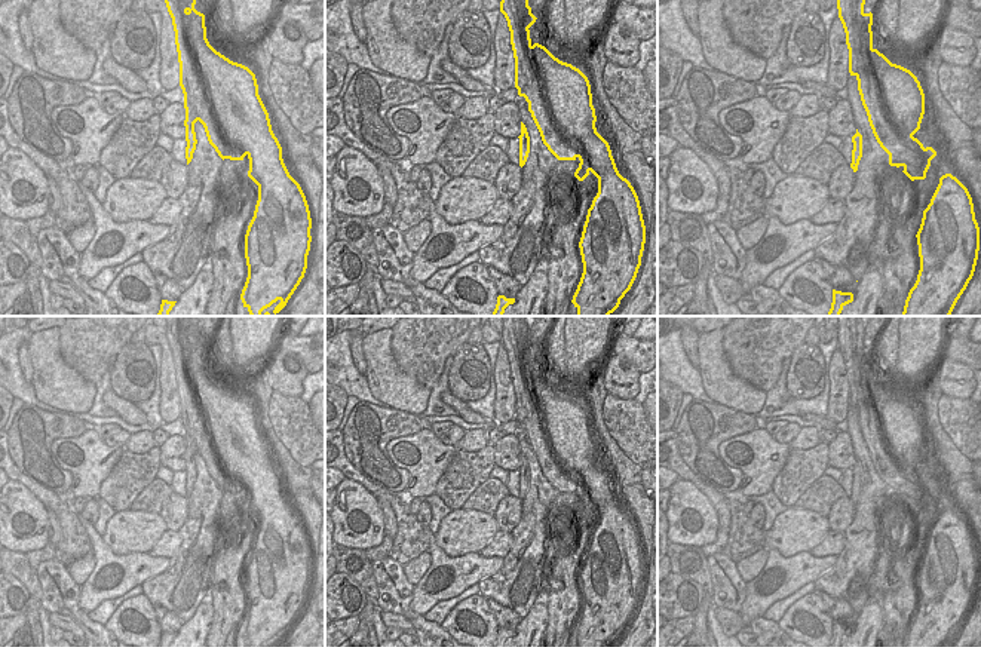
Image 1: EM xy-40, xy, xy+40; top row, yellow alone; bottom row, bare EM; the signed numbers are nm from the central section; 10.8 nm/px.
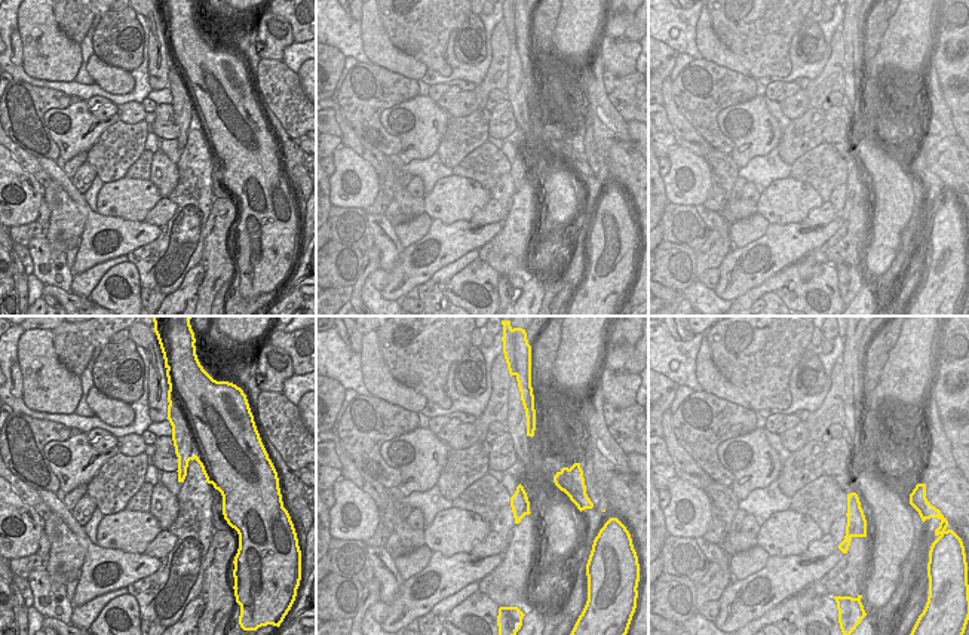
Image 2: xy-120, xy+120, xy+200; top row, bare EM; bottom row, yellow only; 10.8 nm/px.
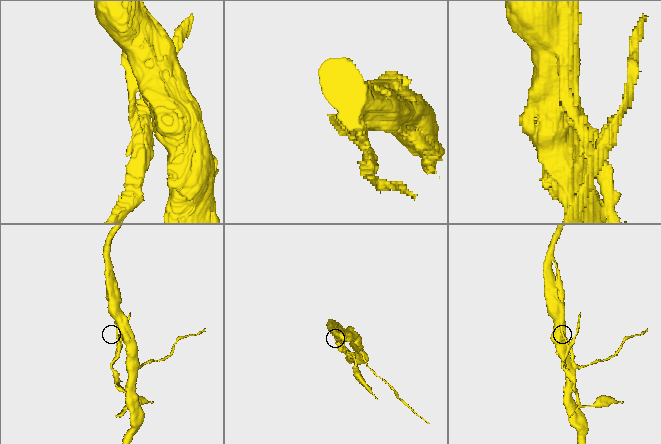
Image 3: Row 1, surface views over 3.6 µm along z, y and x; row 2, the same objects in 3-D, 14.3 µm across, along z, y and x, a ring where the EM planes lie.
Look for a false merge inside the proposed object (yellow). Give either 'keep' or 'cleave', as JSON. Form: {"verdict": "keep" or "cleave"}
{"verdict": "cleave"}

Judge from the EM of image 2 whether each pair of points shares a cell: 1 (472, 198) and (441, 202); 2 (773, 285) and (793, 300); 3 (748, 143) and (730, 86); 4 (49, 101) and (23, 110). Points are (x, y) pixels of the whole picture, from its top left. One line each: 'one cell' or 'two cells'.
1: one cell
2: two cells
3: two cells
4: one cell

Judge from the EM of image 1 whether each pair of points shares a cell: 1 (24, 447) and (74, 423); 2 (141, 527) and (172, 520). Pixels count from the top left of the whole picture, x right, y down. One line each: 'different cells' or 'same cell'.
1: same cell
2: different cells

